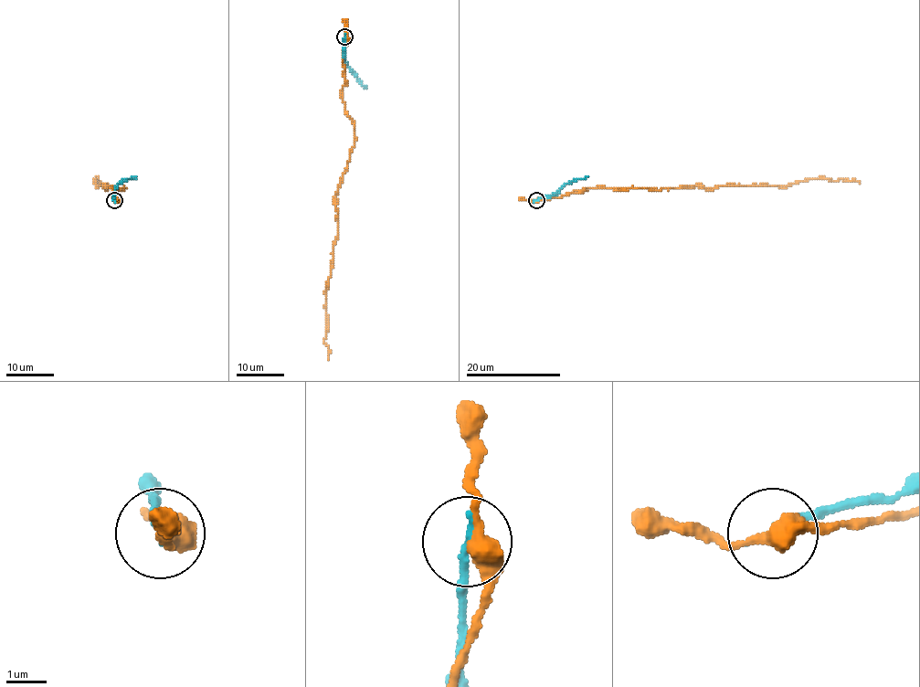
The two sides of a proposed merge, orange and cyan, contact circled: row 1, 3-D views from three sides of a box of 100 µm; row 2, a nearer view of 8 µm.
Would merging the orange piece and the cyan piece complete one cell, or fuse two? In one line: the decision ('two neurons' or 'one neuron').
two neurons

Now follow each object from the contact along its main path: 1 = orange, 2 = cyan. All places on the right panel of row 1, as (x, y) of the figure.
1: (536, 200), (600, 187), (652, 190), (766, 184), (788, 186), (818, 178), (838, 180), (843, 178), (859, 183)
2: (536, 200), (555, 195), (565, 185), (587, 177)

